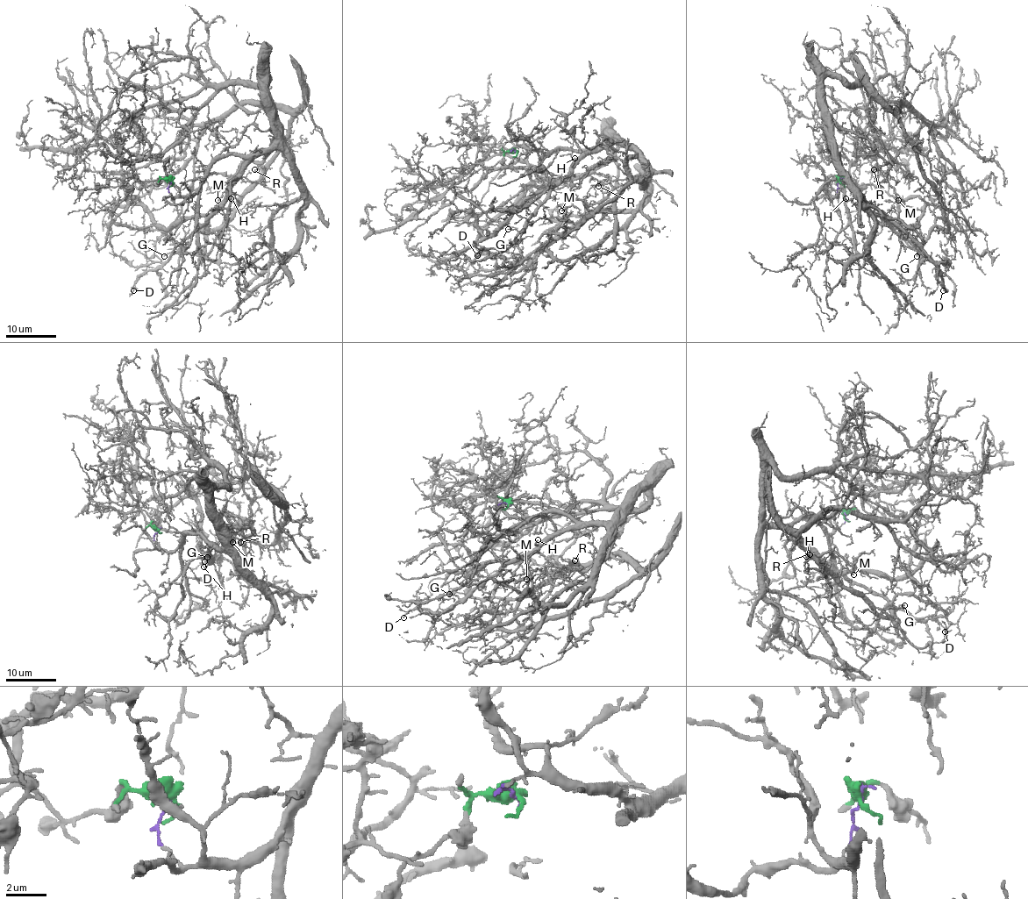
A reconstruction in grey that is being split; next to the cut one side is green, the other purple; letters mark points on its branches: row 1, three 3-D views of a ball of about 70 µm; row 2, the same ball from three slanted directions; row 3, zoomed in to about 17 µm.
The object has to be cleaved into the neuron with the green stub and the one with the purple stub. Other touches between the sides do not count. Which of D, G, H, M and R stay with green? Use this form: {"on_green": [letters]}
{"on_green": []}

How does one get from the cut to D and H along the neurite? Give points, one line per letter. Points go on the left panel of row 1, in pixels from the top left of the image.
D: (172, 179), (167, 190), (186, 196), (217, 160), (246, 160), (210, 216), (133, 290)
H: (172, 179), (167, 190), (174, 196), (190, 196), (217, 160), (241, 155), (246, 167), (229, 192), (231, 198)

